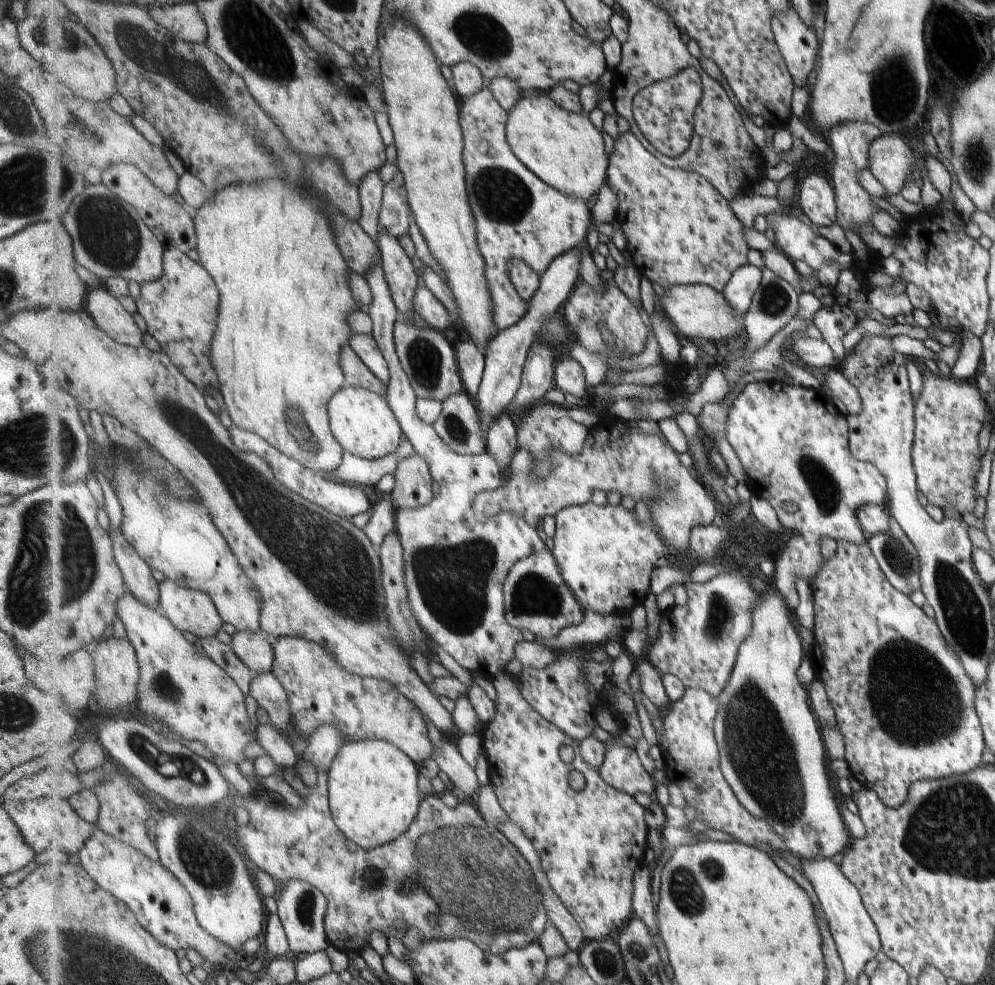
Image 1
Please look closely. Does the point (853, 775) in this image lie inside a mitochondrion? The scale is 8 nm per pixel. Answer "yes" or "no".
no

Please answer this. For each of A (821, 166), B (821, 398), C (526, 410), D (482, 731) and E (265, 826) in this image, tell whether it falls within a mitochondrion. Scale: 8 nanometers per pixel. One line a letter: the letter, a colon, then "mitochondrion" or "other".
A: other
B: other
C: other
D: other
E: other

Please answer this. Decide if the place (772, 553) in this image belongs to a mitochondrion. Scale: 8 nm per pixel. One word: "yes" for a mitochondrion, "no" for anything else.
no

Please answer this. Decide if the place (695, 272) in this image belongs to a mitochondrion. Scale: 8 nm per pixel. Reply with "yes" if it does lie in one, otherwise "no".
no

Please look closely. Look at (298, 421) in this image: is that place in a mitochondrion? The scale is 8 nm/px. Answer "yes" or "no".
yes

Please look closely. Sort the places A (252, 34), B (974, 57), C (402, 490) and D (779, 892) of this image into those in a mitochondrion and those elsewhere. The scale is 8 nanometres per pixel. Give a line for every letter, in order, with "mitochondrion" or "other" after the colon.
A: mitochondrion
B: other
C: other
D: other

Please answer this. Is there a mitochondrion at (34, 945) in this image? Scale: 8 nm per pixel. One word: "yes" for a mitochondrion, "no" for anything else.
yes

